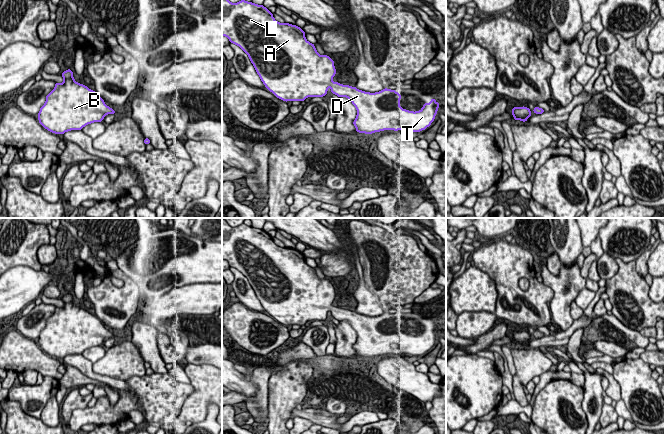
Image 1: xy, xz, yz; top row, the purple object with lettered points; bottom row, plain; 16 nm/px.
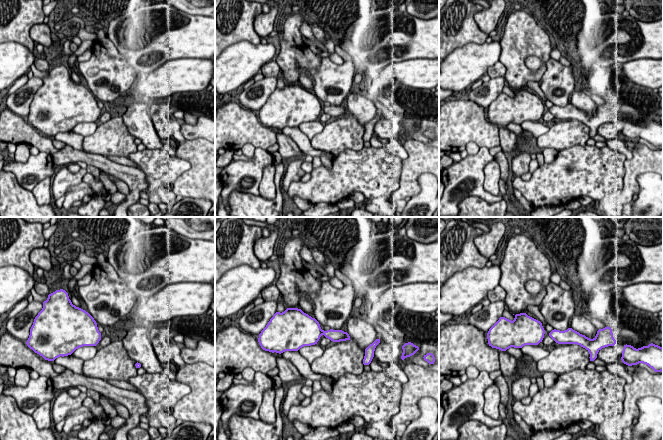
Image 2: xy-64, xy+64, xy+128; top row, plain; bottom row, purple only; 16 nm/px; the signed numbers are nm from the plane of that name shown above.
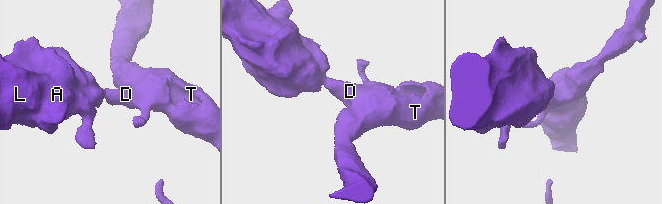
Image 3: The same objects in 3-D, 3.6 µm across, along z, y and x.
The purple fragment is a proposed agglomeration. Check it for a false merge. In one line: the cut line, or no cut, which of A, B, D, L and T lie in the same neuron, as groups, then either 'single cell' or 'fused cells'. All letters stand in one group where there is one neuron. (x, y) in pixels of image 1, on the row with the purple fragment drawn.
no cut; A B D L T; single cell

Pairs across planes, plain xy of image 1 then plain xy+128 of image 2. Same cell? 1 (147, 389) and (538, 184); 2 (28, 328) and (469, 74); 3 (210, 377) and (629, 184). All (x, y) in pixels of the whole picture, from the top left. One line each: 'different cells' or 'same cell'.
1: same cell
2: different cells
3: same cell

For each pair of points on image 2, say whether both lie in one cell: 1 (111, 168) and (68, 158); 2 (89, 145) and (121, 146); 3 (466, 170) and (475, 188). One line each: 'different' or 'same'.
1: same
2: same
3: same

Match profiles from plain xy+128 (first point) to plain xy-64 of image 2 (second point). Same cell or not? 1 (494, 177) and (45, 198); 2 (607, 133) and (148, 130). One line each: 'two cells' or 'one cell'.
1: one cell
2: two cells

